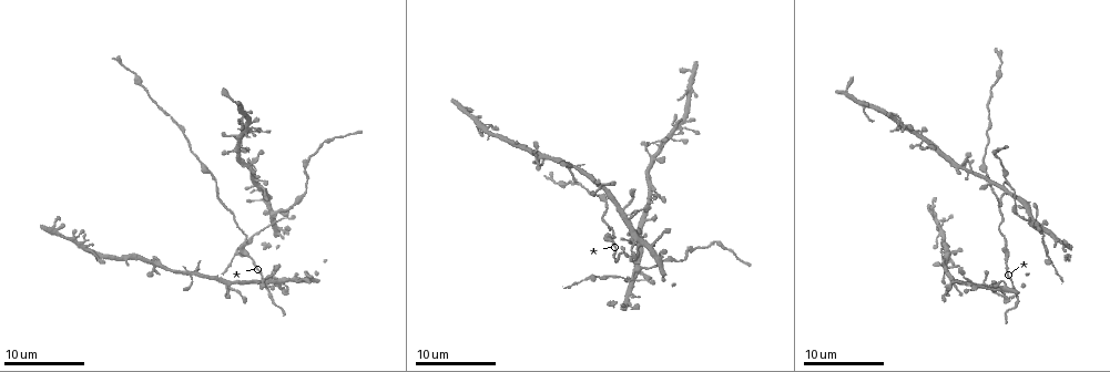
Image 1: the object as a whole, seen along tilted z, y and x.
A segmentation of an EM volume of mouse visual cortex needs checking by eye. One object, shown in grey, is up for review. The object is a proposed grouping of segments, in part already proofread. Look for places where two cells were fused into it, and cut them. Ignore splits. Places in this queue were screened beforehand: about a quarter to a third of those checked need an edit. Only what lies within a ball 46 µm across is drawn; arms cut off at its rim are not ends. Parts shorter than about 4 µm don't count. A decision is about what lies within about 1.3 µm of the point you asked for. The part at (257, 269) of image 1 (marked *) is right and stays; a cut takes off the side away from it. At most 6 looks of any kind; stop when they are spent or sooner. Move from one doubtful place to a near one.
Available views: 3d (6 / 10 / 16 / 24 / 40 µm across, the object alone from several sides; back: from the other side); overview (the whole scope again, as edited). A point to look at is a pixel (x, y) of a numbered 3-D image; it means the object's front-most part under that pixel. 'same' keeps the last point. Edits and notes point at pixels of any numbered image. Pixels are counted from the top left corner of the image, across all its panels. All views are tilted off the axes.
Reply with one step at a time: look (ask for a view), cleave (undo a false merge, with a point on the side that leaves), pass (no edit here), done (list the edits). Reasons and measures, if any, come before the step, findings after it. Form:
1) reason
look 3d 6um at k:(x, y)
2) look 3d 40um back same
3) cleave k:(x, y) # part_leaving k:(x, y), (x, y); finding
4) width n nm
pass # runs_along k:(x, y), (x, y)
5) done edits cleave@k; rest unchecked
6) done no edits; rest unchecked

three arms meet
look 3d 10um at 1:(640, 267)

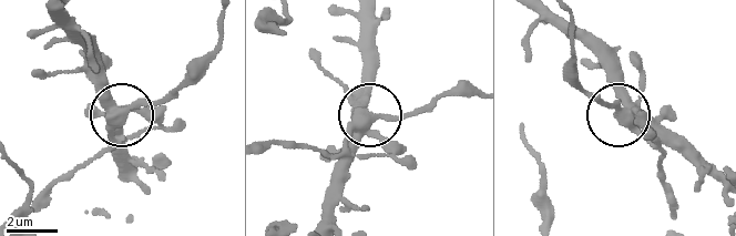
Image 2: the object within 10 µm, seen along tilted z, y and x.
pass # one cell here

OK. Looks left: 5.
calibre changes
look 3d 10um at 1:(698, 249)

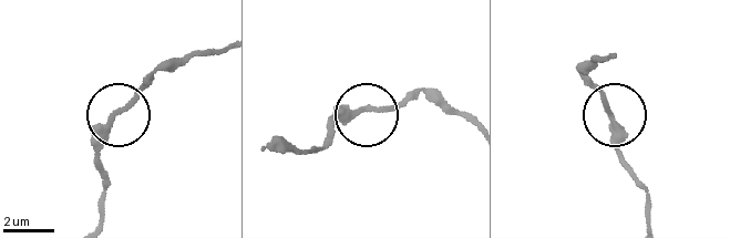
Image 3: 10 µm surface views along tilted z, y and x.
pass # one cell here

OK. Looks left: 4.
three-way junction
look 3d 10um at 1:(286, 280)

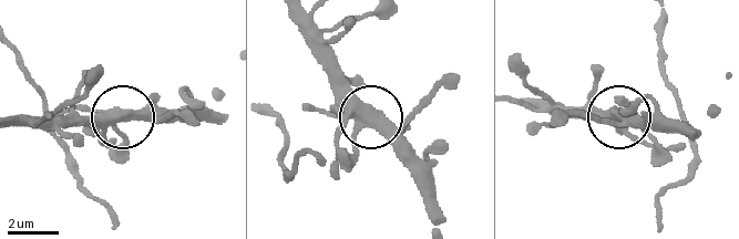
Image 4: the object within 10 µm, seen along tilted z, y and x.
side_arm 8 um; arms 3
pass # all the same cell

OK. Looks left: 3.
done no edits; rest unchecked

